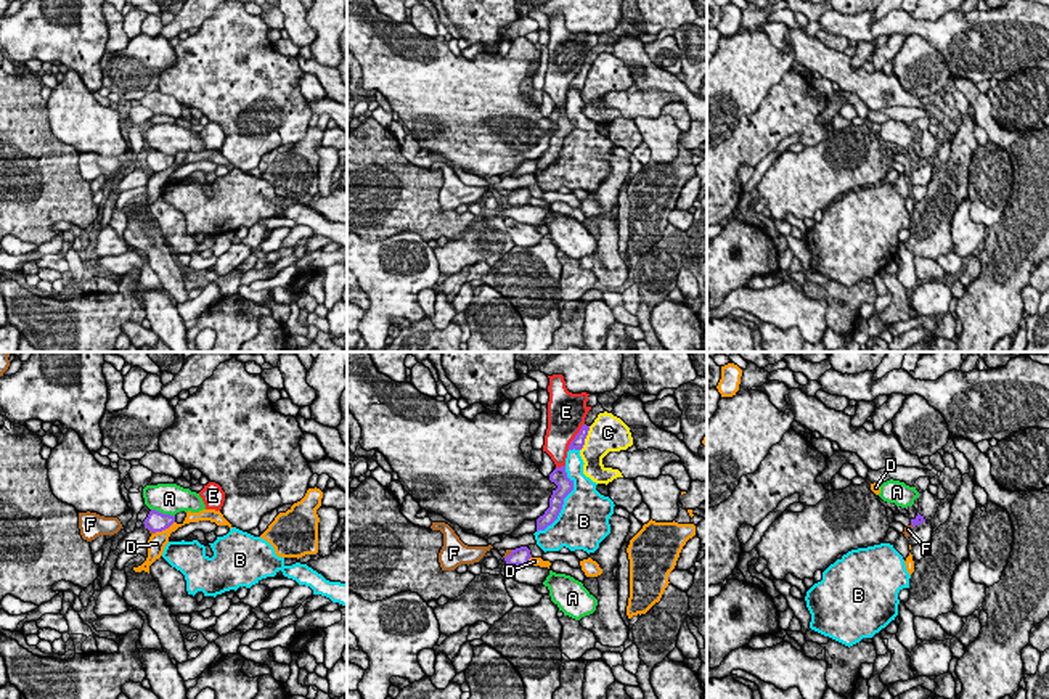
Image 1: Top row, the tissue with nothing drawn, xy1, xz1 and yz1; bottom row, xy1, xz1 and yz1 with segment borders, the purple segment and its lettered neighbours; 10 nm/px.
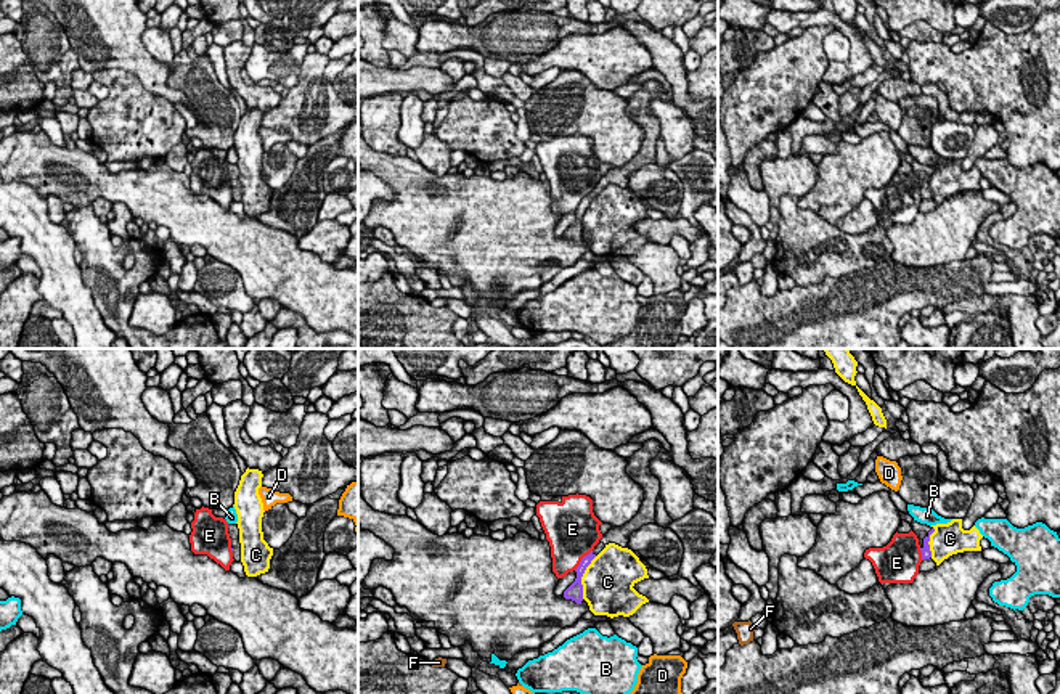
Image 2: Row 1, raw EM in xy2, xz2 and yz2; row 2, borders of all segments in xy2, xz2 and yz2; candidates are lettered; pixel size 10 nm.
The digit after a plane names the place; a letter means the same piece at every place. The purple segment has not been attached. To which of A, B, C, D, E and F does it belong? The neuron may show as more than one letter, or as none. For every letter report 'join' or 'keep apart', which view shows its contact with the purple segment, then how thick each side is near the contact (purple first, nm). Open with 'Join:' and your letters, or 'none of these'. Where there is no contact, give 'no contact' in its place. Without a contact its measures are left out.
Join: none of these
A: keep apart; meets purple in xy1; 200 nm thick on the purple side, 320 nm on the other
B: keep apart; meets purple in xz1; 160 nm thick on the purple side, 480 nm on the other
C: keep apart; meets purple in xz2; 160 nm thick on the purple side, 480 nm on the other
D: keep apart; meets purple in xy1; 200 nm thick on the purple side, 190 nm on the other
E: keep apart; meets purple in xz1; 120 nm thick on the purple side, 380 nm on the other
F: keep apart; meets purple in xz1; 190 nm thick on the purple side, 60 nm on the other

